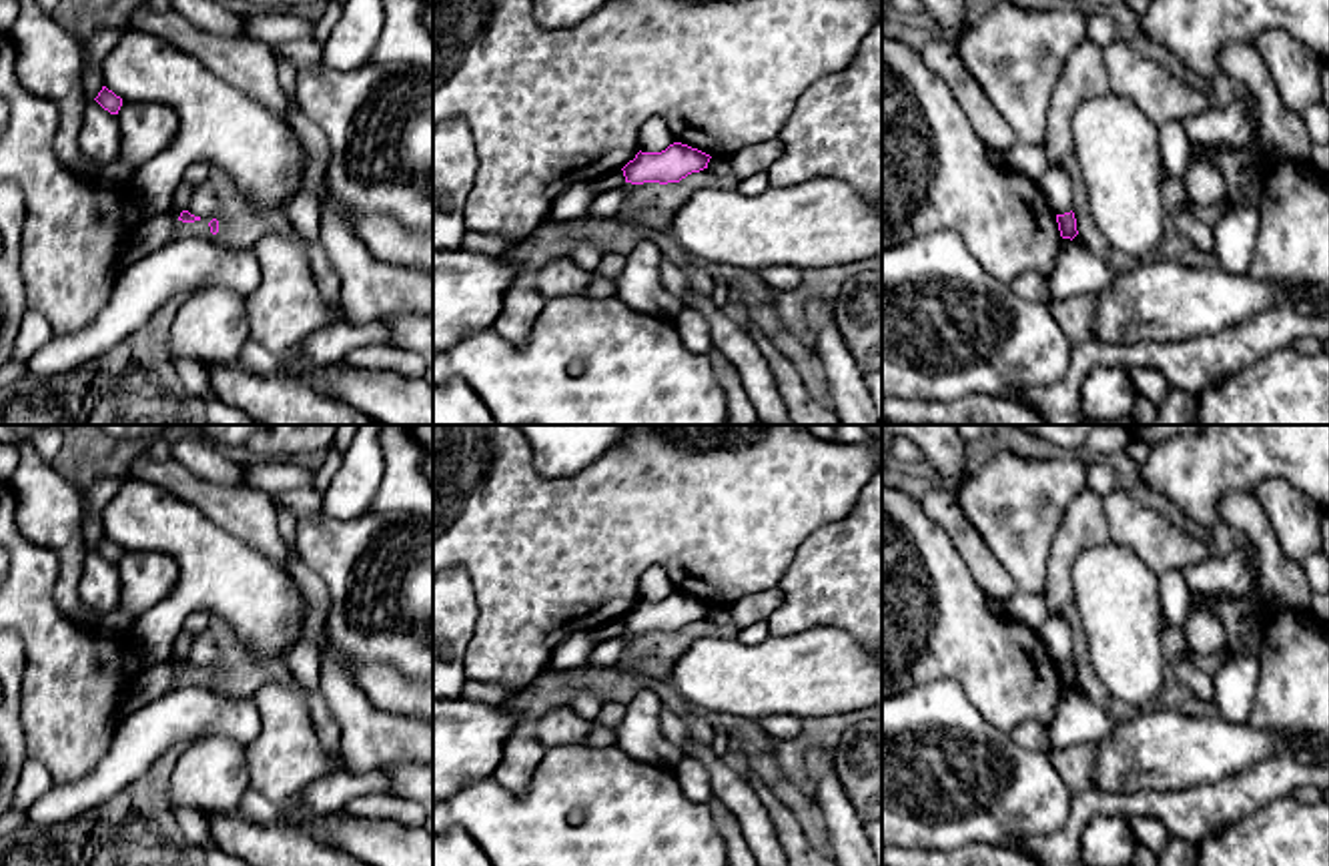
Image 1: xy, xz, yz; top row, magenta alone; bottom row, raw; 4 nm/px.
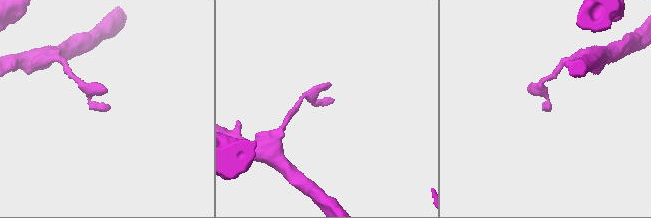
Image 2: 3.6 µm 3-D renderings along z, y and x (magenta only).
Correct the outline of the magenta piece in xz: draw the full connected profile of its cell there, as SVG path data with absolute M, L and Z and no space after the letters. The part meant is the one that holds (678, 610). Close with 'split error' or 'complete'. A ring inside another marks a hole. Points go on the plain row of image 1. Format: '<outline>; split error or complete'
M682 591L670 593L661 601L637 601L621 619L625 631L680 631L692 621L708 617L710 603Z; complete

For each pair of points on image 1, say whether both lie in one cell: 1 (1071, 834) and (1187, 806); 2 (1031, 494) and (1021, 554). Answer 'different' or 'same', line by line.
1: same
2: same

